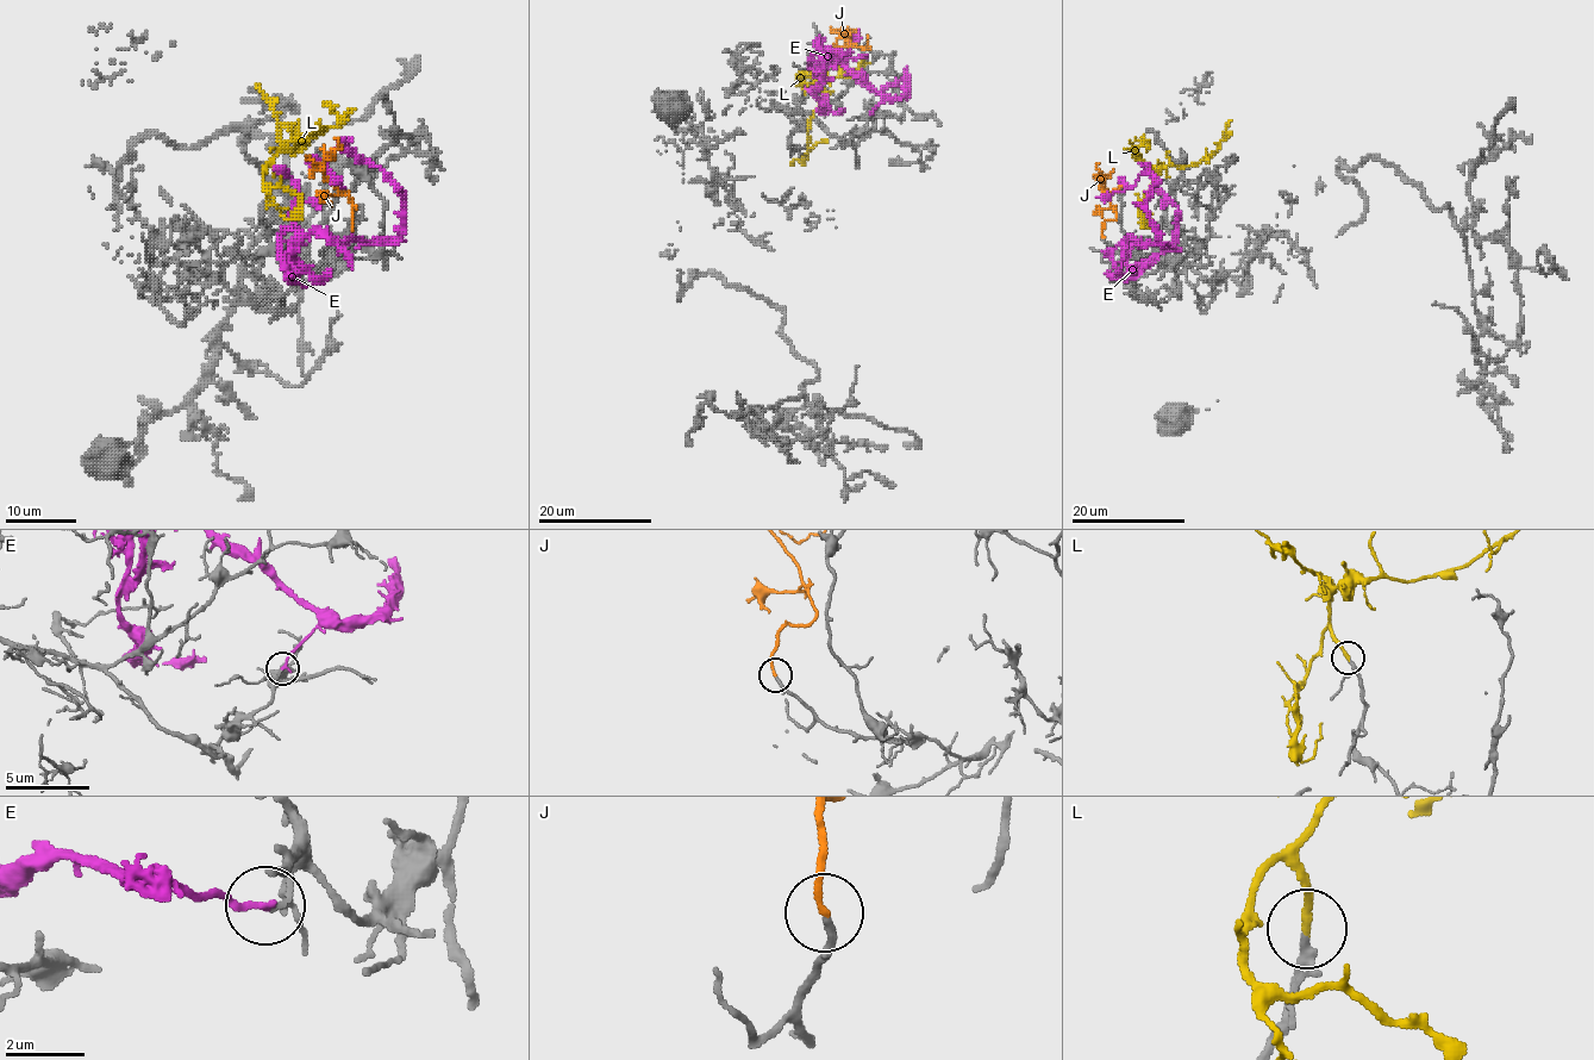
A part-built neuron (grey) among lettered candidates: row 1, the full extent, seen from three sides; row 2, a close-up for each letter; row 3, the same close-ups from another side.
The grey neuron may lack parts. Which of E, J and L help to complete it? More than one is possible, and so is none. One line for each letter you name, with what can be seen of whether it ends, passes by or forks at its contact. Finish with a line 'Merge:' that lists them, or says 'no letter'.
J: it ends there
L: it ends there
Merge: J, L

